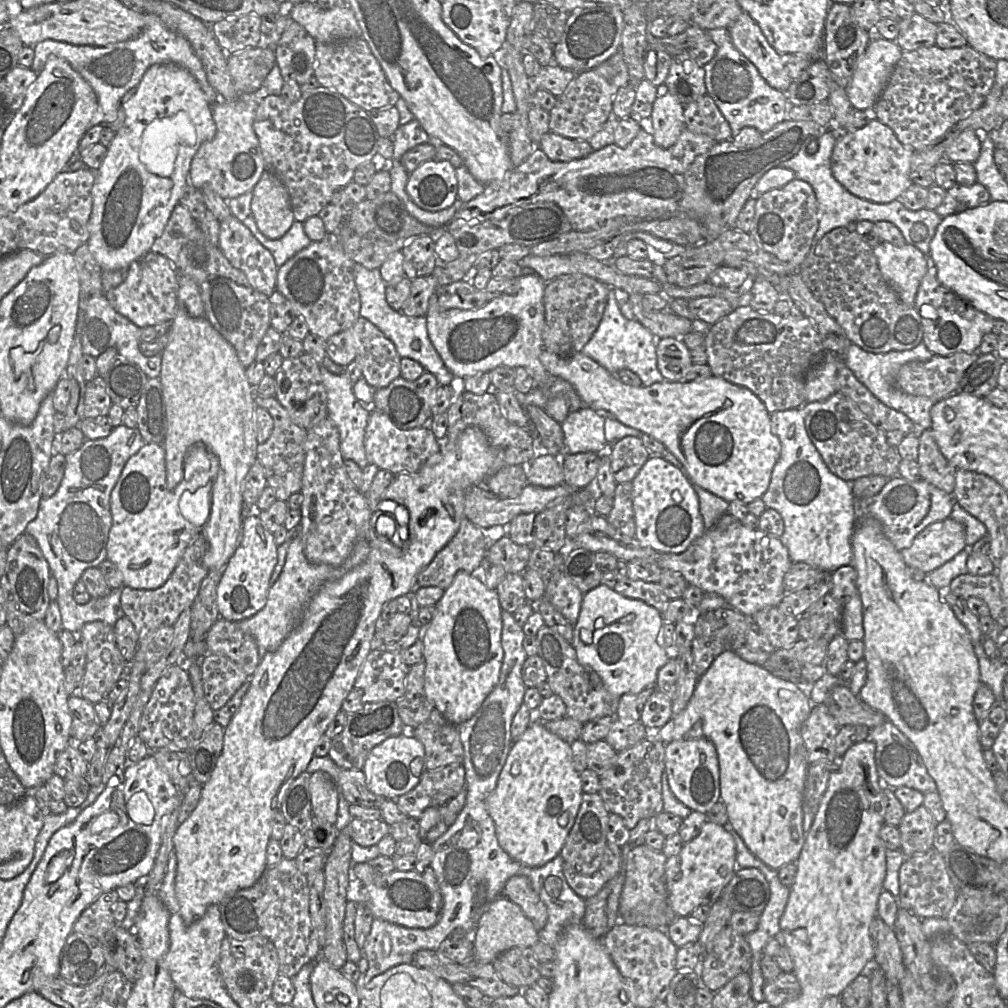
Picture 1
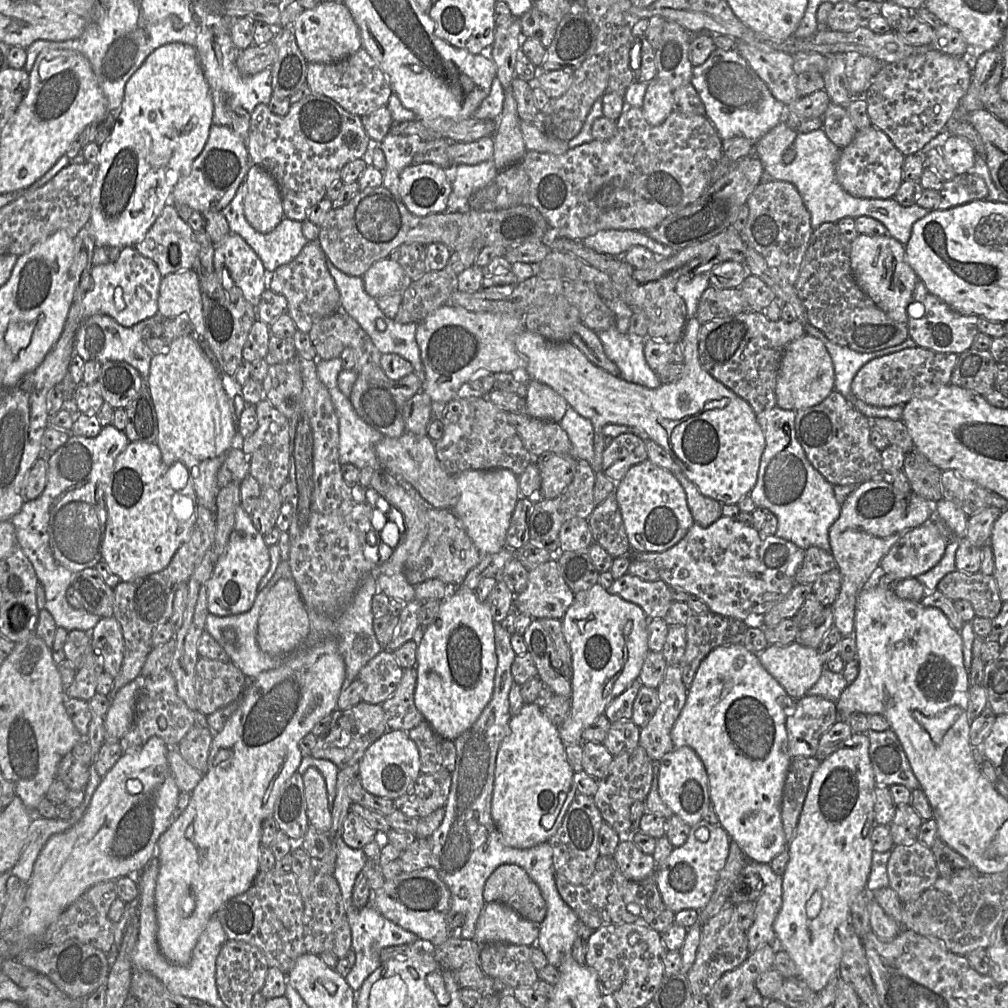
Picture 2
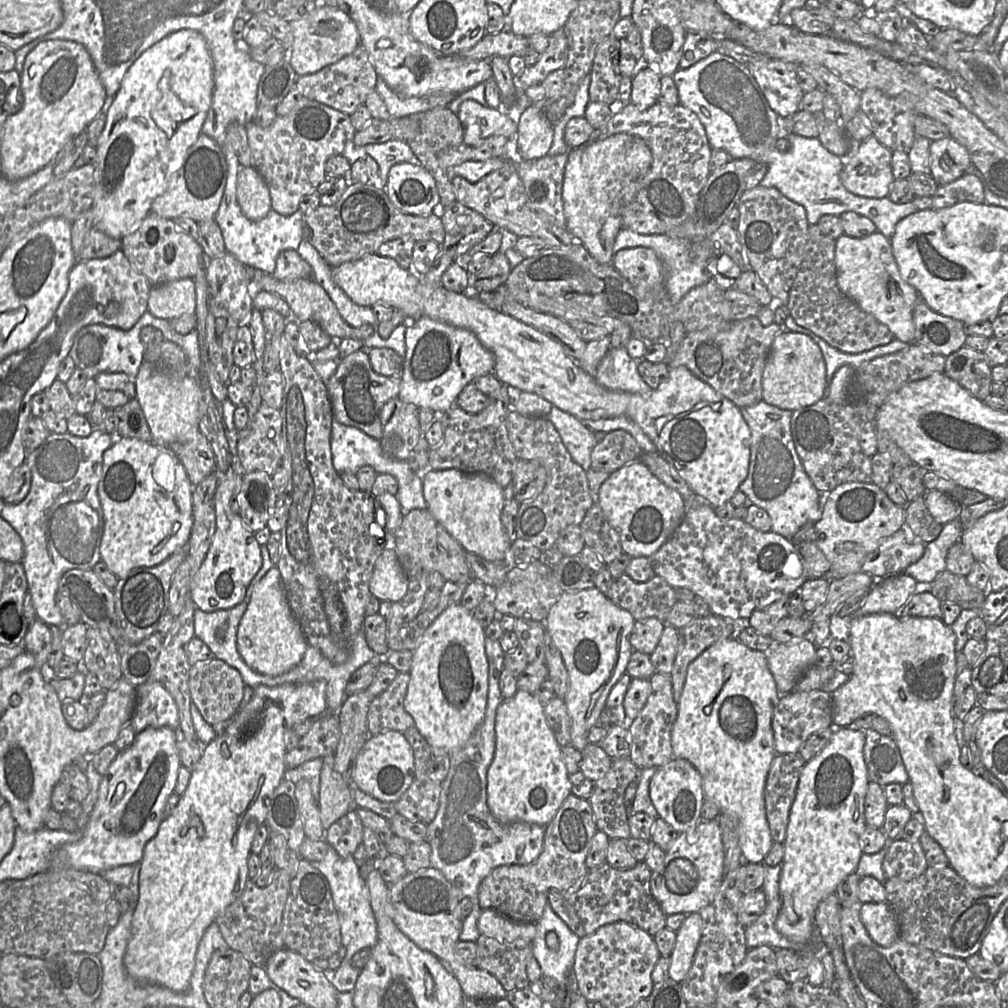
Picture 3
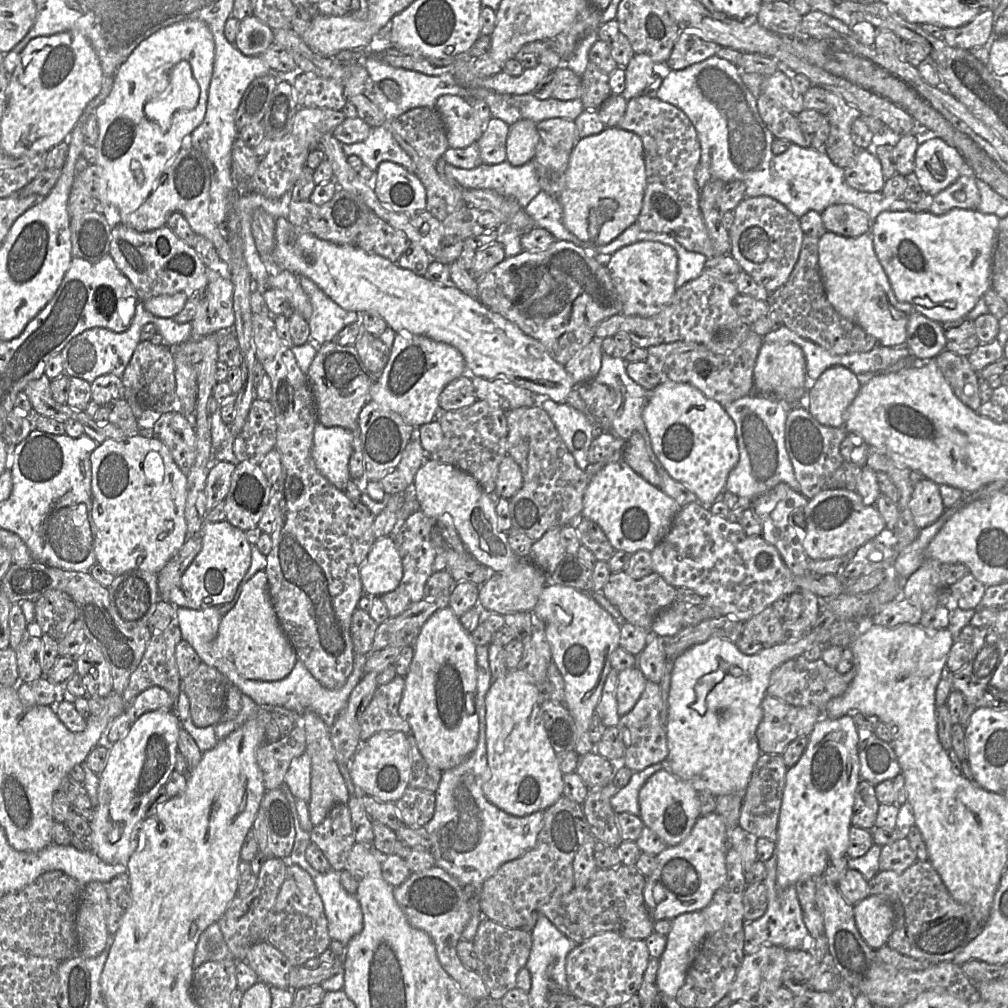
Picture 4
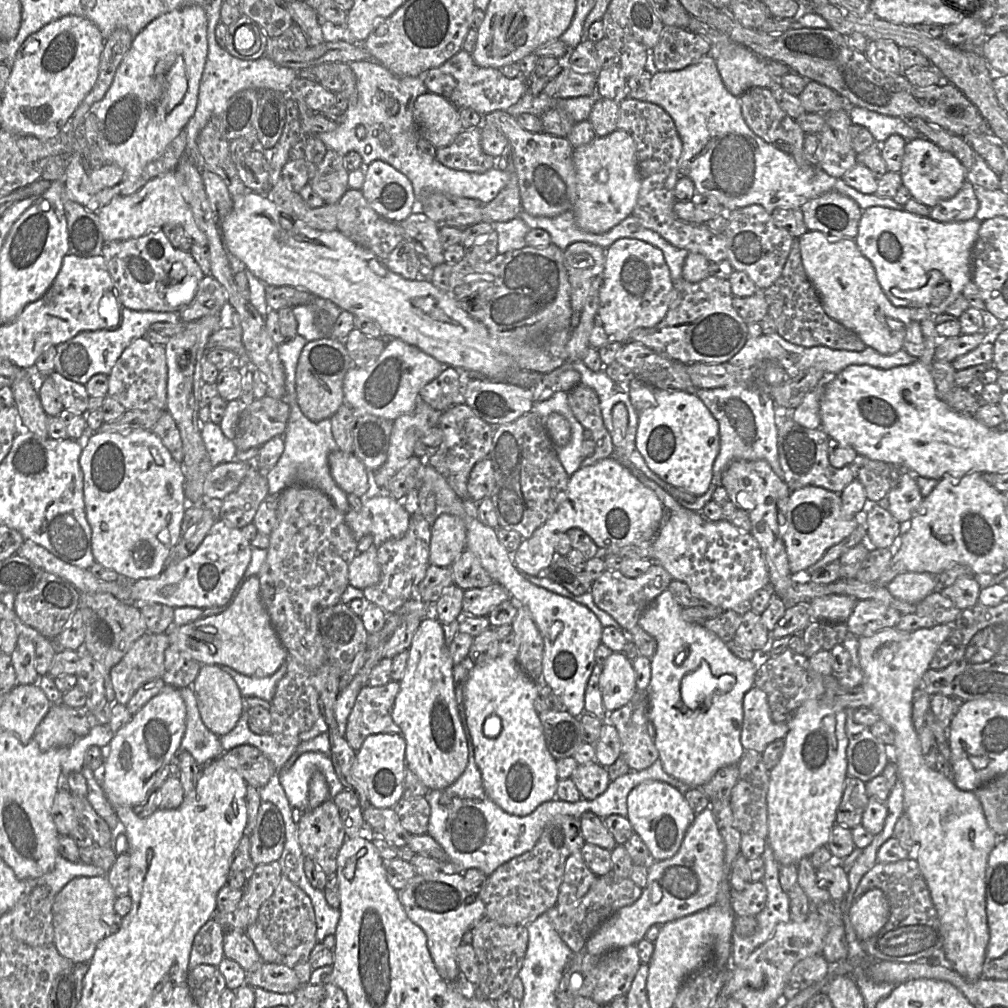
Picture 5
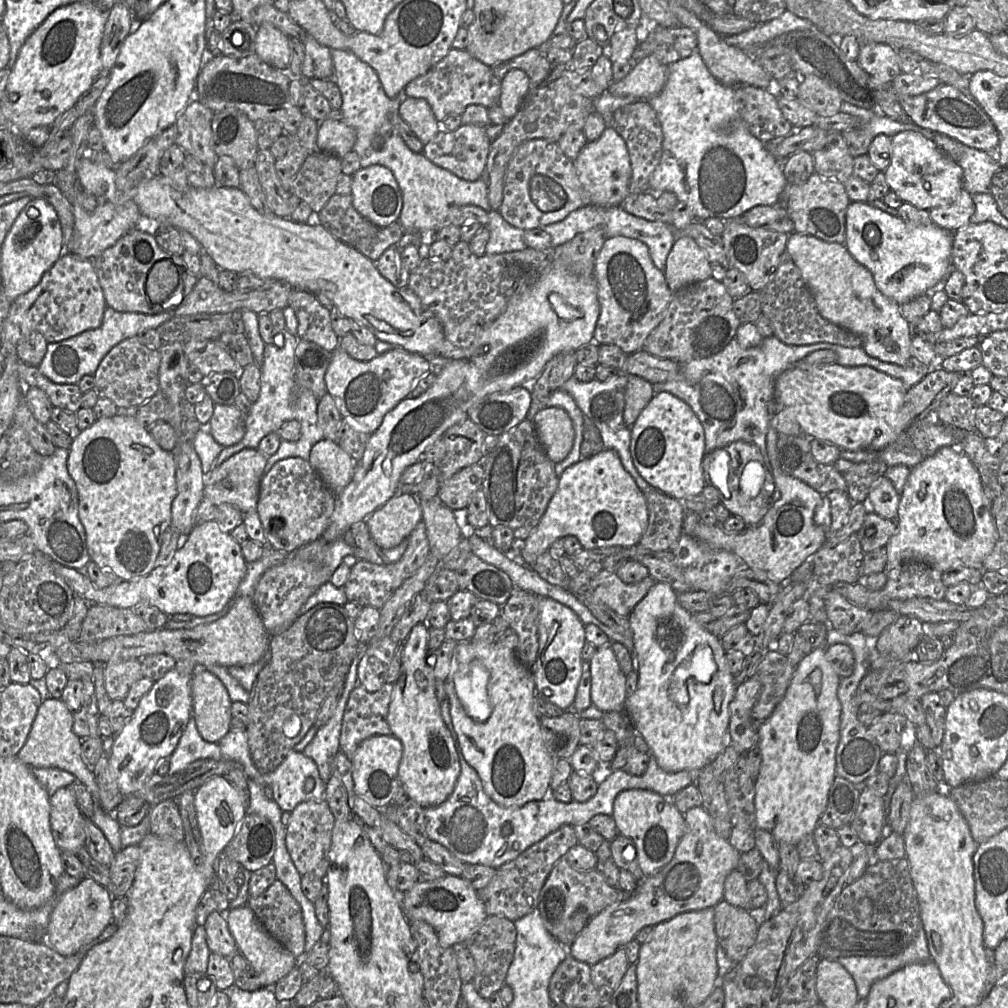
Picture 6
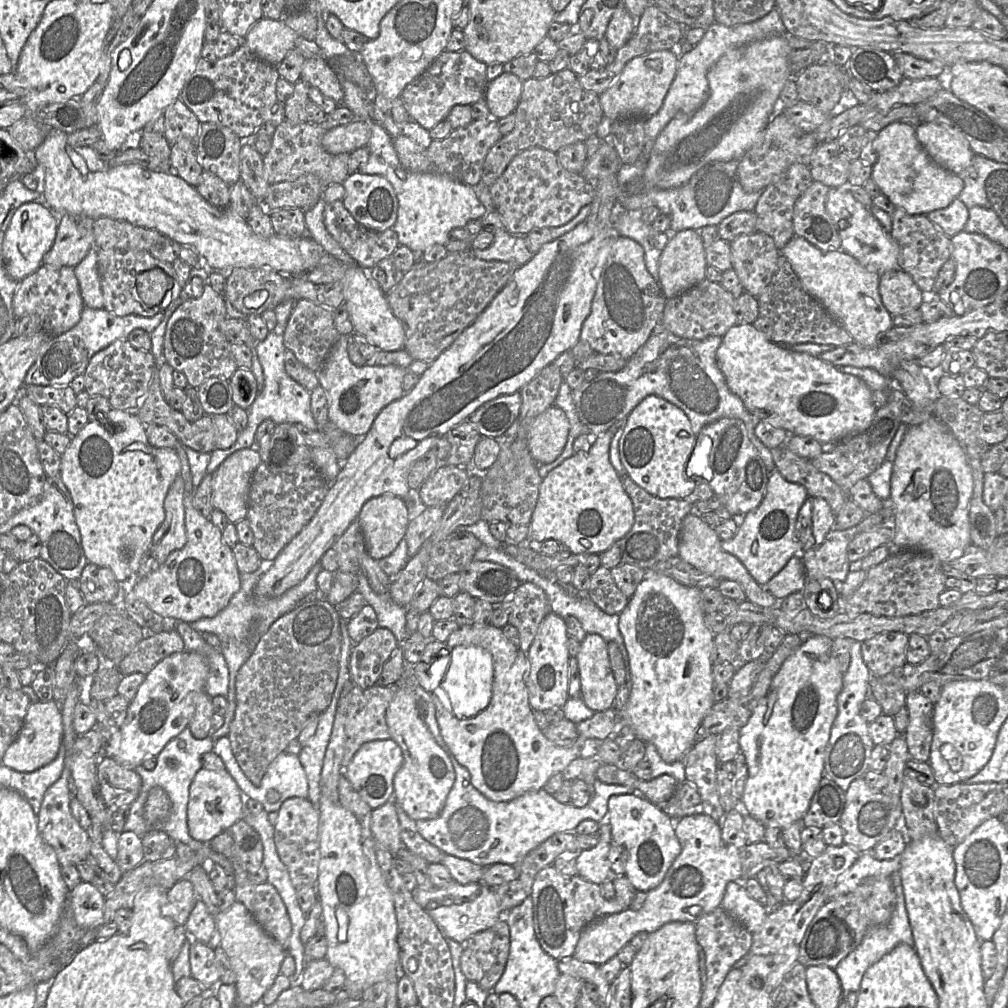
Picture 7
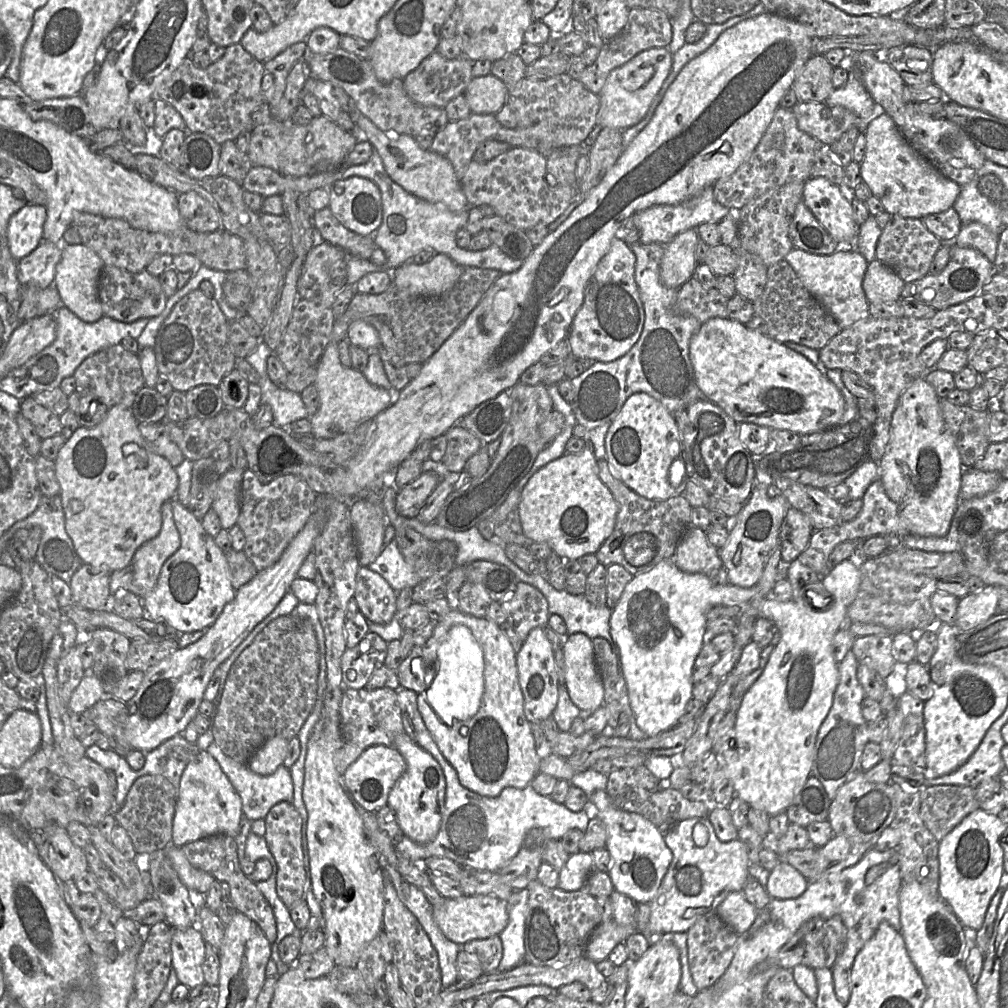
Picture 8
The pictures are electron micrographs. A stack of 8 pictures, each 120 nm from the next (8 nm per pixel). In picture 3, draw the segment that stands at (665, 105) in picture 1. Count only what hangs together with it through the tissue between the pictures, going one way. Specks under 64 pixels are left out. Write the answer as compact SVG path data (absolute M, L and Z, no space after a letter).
M646 67L631 79L631 103L640 110L646 110L658 102L660 95L660 75L658 70Z

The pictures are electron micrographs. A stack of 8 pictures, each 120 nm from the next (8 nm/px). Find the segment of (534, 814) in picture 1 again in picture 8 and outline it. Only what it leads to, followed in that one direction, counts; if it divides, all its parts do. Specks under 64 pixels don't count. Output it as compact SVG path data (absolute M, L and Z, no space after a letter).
M453 608L435 622L433 635L425 645L437 649L436 674L429 688L418 694L418 710L440 752L456 770L460 783L486 797L495 797L506 787L528 786L539 773L541 758L537 754L531 722L524 713L517 653L499 626Z

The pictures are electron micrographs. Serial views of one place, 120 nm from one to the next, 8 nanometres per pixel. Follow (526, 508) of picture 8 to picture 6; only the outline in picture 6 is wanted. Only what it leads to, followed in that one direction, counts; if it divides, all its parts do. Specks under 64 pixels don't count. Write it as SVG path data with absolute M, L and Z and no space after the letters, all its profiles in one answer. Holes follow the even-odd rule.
M628 374L624 394L623 421L631 427L655 392L653 384L639 376ZM605 448L595 455L581 458L563 471L543 516L533 532L524 540L520 557L526 563L533 563L538 556L548 551L556 539L567 535L575 536L586 550L609 546L633 546L640 541L647 523L648 510L644 494L622 465L617 453Z

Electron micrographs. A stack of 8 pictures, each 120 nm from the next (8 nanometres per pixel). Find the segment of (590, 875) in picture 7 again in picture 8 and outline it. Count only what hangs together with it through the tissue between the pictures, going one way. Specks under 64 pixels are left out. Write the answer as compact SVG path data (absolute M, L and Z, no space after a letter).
M578 851L574 854L571 854L562 869L559 870L560 873L557 887L564 891L579 890L583 887L588 875L592 871L598 870L593 869L593 858L591 852Z

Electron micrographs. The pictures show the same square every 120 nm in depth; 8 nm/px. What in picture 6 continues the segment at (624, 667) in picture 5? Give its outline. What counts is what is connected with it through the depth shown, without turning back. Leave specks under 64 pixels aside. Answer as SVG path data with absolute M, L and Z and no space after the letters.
M597 647L589 663L592 705L603 712L623 710L627 675L622 672L611 647Z

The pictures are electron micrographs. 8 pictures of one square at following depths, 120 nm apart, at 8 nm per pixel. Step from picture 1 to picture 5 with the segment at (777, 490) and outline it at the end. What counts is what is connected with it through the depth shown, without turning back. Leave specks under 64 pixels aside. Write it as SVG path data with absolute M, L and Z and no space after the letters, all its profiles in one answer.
M721 387L697 389L695 395L701 399L719 424L720 450L713 465L712 484L722 486L722 476L729 465L736 460L764 460L781 479L784 472L779 462L778 430L775 424L776 403L767 394L748 387Z

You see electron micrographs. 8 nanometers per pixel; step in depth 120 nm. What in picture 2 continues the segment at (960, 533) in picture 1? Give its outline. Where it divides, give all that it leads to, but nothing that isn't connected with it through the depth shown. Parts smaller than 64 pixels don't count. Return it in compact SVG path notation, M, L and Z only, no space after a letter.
M934 522L911 529L881 559L879 567L887 576L881 576L880 581L892 584L929 571L943 557L948 542Z

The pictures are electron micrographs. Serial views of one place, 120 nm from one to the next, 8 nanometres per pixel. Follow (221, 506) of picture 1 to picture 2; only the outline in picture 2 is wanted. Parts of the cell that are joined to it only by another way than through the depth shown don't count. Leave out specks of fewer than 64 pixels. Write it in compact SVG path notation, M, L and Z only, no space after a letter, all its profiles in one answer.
M186 335L173 340L166 353L153 355L147 379L148 388L154 403L158 421L156 444L161 450L163 463L169 469L175 463L182 463L189 471L194 483L197 504L216 513L217 473L231 447L237 433L237 421L232 400L226 393L221 375L204 350L200 340L194 335Z

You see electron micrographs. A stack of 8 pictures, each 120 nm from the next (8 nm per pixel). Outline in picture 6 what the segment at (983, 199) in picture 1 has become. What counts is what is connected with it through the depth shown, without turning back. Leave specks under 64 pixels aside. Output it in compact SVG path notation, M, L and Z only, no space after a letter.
M961 189L953 203L932 208L929 210L929 215L934 224L950 231L956 231L969 223L974 211L975 204L971 194Z

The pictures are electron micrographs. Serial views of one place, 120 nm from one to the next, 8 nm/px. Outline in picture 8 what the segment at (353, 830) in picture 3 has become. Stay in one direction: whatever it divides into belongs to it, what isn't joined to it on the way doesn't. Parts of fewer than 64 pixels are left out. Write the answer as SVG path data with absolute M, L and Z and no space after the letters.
M280 801L276 803L264 818L266 839L277 865L276 891L283 903L290 908L291 905L301 899L305 892L305 868L302 848L302 817L292 802Z

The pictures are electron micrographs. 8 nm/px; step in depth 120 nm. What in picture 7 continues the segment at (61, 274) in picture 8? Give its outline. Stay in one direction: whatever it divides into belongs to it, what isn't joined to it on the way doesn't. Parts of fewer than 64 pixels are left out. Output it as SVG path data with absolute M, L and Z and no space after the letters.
M93 247L85 258L74 267L84 306L92 309L104 308L104 298L97 266L98 250Z

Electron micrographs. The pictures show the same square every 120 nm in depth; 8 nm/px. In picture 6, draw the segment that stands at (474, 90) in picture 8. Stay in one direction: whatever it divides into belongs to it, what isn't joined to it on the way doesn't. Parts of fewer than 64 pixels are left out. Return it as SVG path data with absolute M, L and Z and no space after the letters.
M511 69L501 79L498 106L508 120L511 120L518 113L530 88L531 80L528 74L522 70Z

